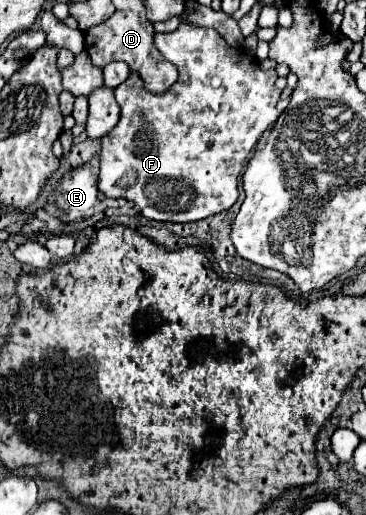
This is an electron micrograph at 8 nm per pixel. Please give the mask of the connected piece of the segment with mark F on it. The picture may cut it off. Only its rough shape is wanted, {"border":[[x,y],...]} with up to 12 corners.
{"border":[[213,28],[155,34],[99,190],[157,222],[229,210],[279,118],[275,68]]}

